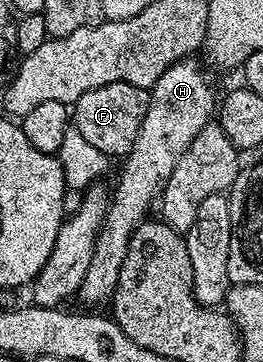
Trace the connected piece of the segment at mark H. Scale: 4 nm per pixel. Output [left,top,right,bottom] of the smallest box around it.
[77,60,216,302]

